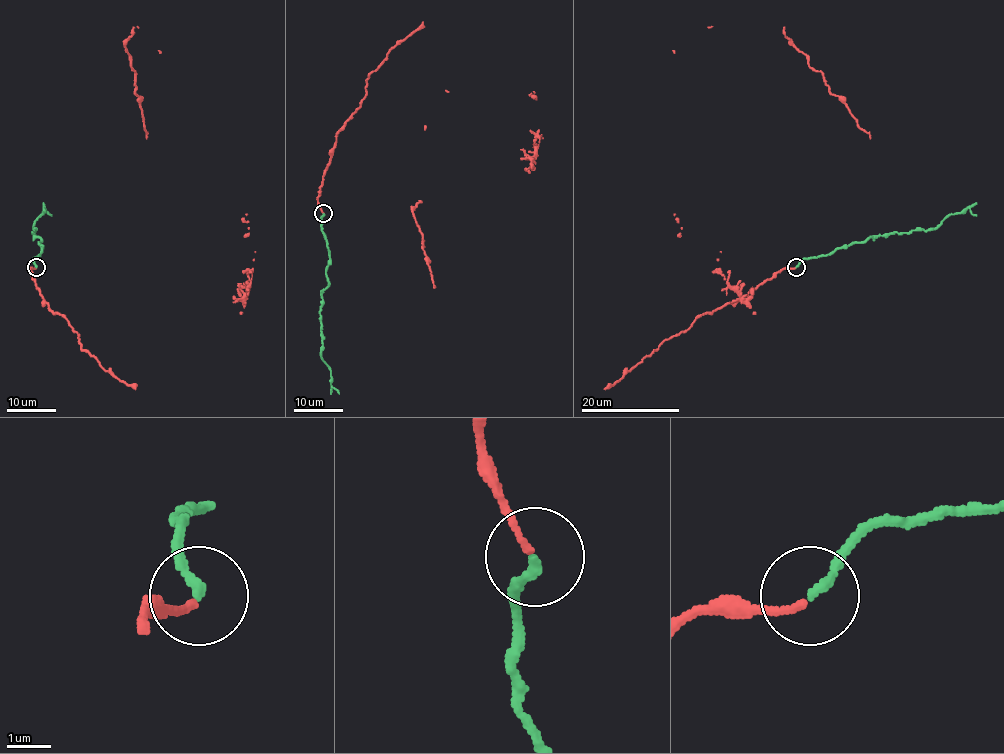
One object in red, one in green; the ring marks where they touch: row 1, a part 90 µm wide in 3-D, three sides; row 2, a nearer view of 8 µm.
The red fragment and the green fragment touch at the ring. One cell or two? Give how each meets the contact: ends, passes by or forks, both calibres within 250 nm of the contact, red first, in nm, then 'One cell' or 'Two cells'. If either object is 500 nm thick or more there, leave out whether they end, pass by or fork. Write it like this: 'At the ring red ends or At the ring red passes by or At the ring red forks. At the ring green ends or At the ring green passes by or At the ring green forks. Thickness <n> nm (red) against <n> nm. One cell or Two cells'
At the ring red ends. At the ring green ends. Thickness 150 nm (red) against 220 nm. One cell

